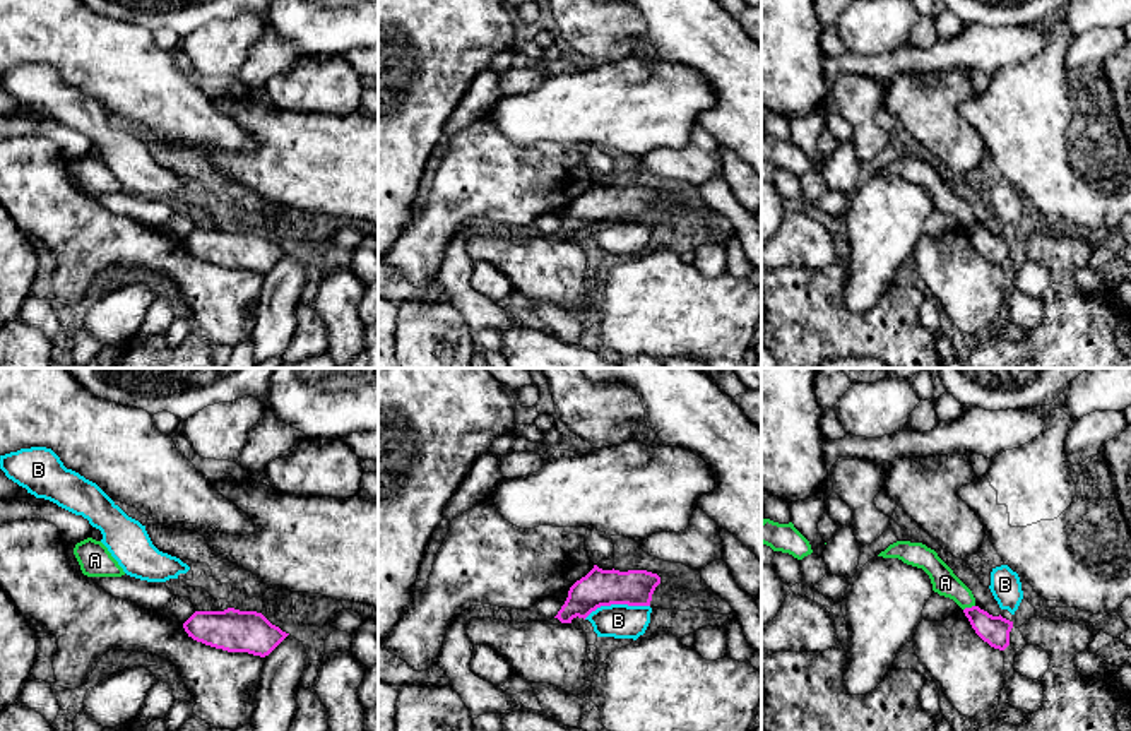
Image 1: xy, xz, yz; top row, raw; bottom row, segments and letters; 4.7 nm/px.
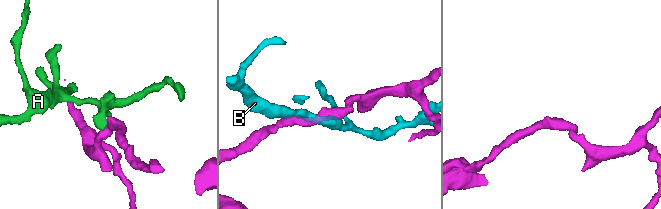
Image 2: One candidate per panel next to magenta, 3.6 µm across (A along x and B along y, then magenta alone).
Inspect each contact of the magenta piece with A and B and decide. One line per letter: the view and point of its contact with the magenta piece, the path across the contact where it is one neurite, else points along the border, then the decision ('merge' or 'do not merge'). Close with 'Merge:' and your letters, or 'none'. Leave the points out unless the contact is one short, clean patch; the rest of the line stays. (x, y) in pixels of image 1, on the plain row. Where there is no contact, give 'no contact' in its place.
A: meets magenta in yz at (969, 225); border along yz (974, 221), (964, 226); do not merge
B: meets magenta in xz at (616, 219); do not merge
Merge: none

